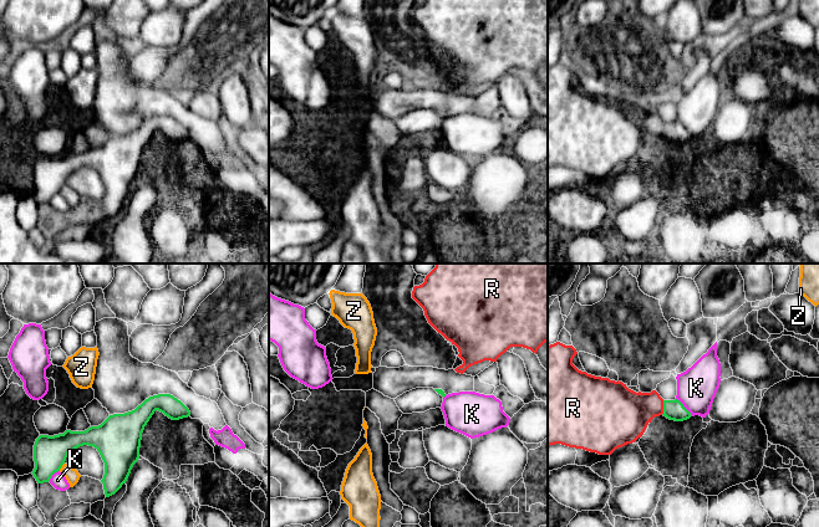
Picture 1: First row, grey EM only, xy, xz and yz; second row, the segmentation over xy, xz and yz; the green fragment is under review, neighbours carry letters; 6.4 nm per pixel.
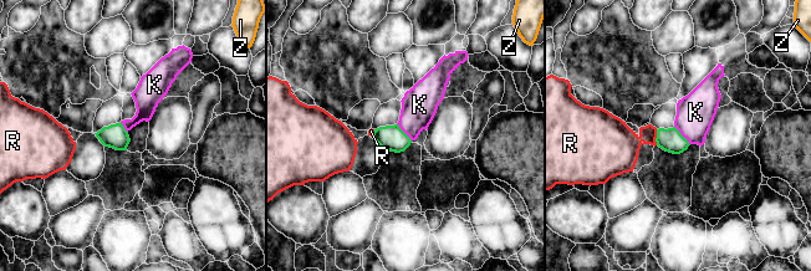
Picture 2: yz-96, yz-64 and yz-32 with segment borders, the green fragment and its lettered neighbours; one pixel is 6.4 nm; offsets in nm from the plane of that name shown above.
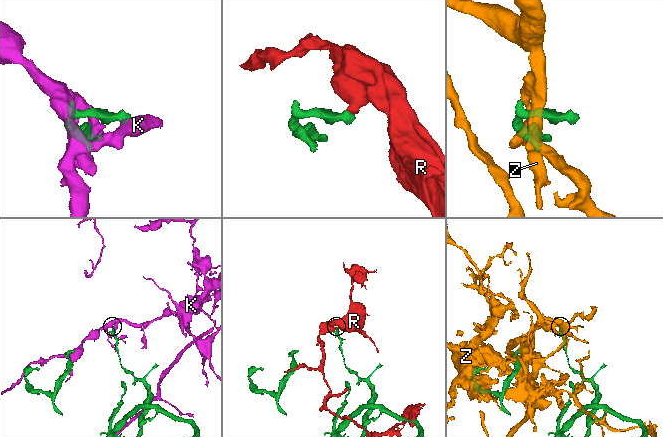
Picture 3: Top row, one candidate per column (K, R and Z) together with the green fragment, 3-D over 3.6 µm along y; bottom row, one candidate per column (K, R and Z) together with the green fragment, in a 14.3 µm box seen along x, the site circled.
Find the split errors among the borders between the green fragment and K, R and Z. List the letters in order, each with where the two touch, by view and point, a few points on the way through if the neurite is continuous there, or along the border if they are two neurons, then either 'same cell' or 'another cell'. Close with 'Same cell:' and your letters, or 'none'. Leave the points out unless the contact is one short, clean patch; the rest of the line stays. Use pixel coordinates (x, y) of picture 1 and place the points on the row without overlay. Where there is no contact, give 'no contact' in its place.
K: yz (683, 128) | another cell
R: yz (664, 129) | along yz (664, 122), (664, 133), (661, 136) | another cell
Z: xy (61, 188) | another cell
Same cell: none

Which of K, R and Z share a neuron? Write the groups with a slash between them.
K / R / Z

